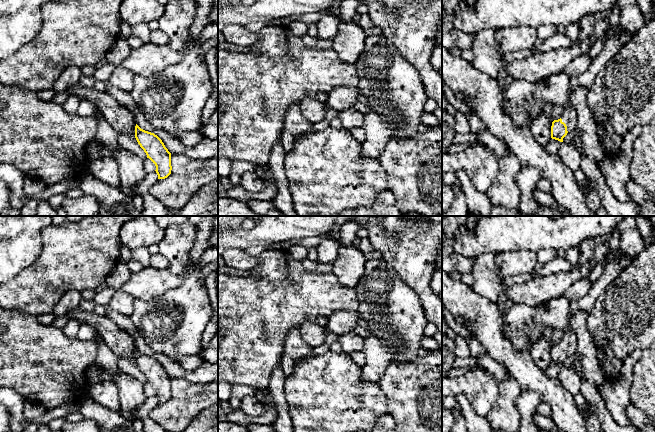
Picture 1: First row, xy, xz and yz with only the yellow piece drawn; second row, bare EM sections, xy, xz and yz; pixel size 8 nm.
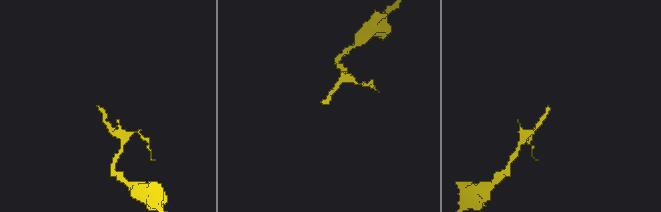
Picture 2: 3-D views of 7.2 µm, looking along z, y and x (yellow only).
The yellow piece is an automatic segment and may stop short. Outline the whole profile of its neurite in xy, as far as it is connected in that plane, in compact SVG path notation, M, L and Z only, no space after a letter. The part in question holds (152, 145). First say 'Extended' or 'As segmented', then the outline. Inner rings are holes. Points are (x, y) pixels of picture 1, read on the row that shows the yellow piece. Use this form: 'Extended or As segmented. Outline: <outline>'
As segmented. Outline: M135 126L135 138L149 158L156 166L158 179L165 179L171 174L171 153L162 140L154 133Z

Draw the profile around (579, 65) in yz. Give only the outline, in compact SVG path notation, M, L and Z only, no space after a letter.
M588 54L579 56L567 66L565 66L565 68L562 70L562 73L564 73L570 78L578 77L588 70L592 61L593 60L588 56Z

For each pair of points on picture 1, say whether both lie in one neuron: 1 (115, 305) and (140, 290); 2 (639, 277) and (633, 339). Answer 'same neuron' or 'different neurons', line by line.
1: different neurons
2: same neuron

